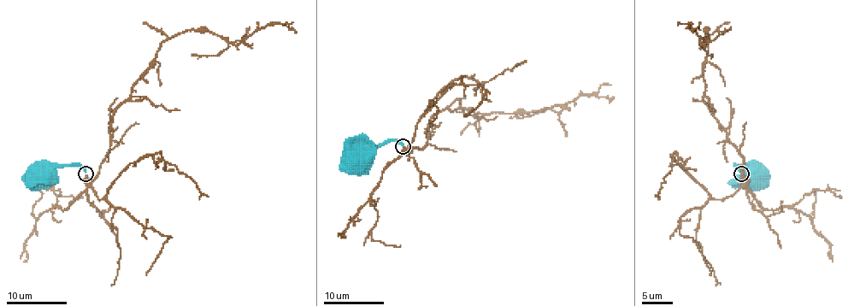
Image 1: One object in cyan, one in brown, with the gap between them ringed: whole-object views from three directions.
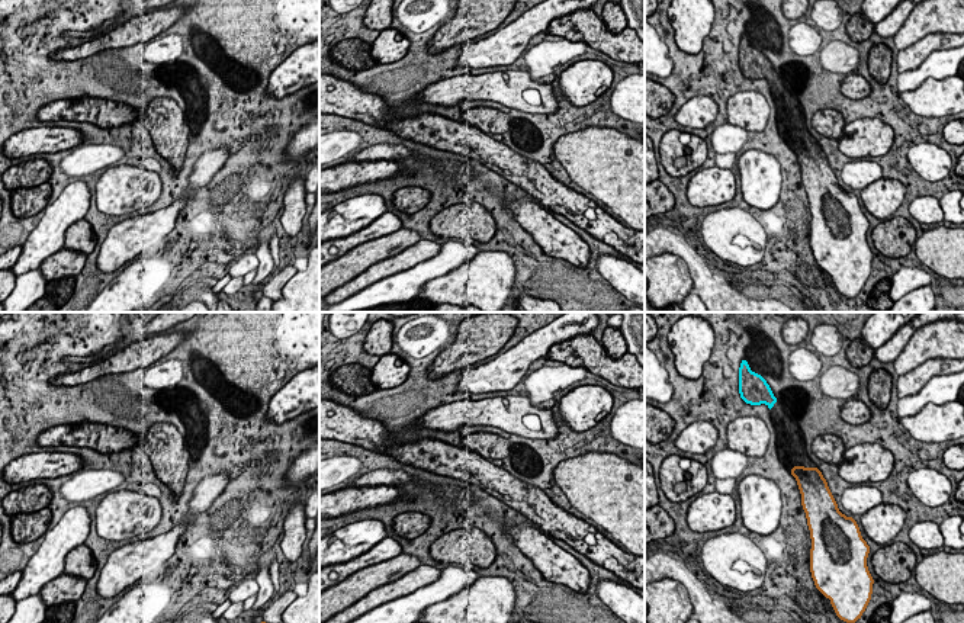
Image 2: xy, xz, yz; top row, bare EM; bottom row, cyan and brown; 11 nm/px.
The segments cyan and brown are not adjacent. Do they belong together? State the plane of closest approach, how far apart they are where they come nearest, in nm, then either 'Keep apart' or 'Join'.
Closest in yz. Distance 700 nm. Join

